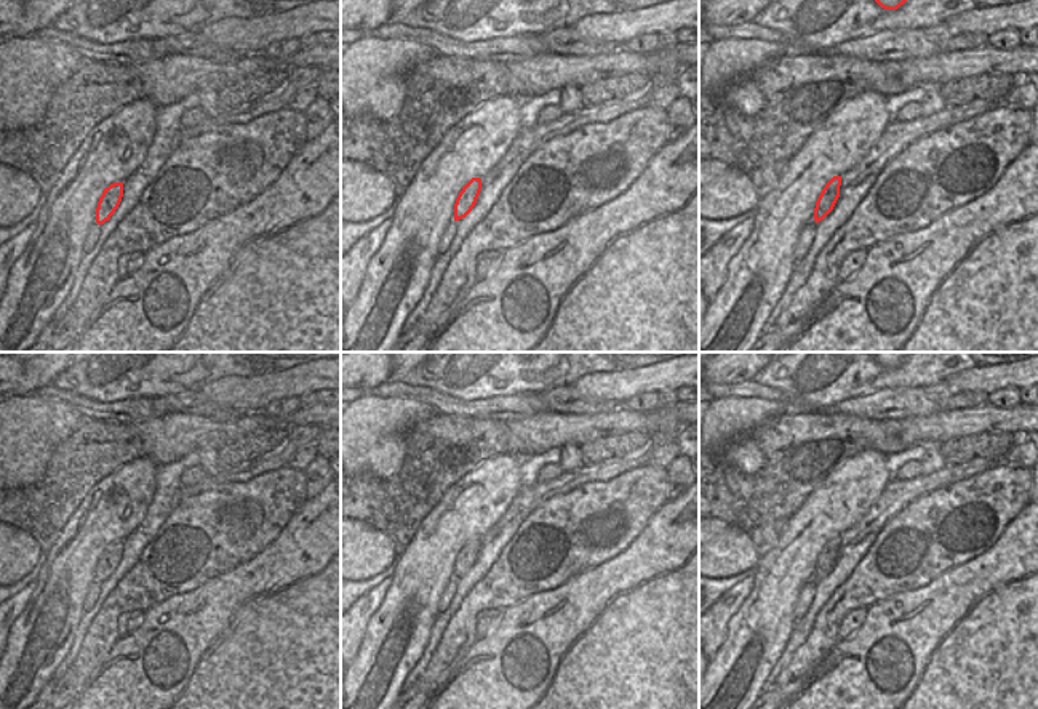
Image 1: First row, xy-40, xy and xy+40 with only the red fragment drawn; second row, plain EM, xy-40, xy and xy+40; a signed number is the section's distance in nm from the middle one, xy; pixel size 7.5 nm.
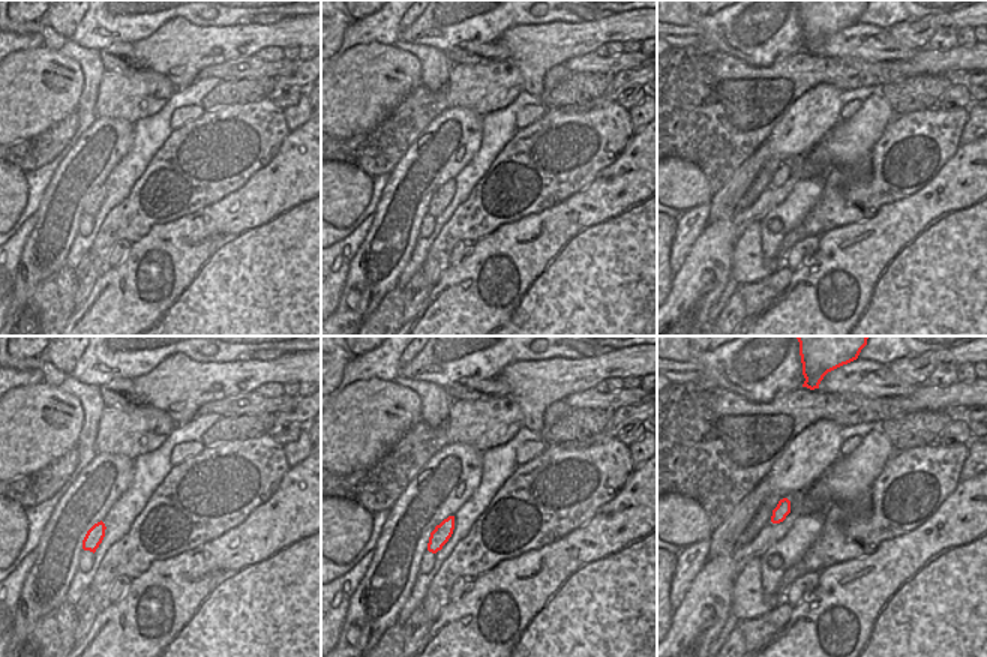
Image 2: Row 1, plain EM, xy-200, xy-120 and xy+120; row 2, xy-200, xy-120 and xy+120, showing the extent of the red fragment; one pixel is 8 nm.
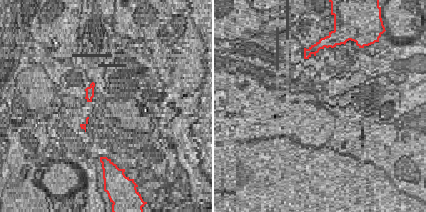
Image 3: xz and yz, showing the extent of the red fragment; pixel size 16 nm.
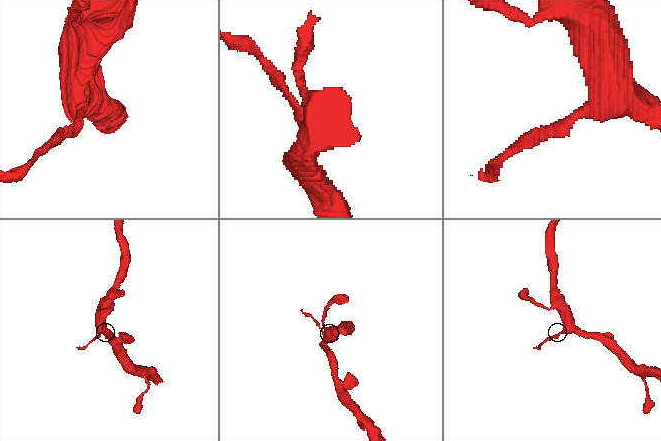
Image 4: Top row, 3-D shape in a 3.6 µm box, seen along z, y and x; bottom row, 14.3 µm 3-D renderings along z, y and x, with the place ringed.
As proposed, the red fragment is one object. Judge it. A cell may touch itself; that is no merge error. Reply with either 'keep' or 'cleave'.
cleave

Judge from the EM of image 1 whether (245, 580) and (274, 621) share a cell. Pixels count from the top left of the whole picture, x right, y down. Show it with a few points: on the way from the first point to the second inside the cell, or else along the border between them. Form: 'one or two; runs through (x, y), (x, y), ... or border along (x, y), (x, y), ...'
one; runs through (245, 594), (239, 605), (259, 621)

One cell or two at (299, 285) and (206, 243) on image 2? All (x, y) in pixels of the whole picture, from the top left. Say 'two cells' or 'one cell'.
one cell

